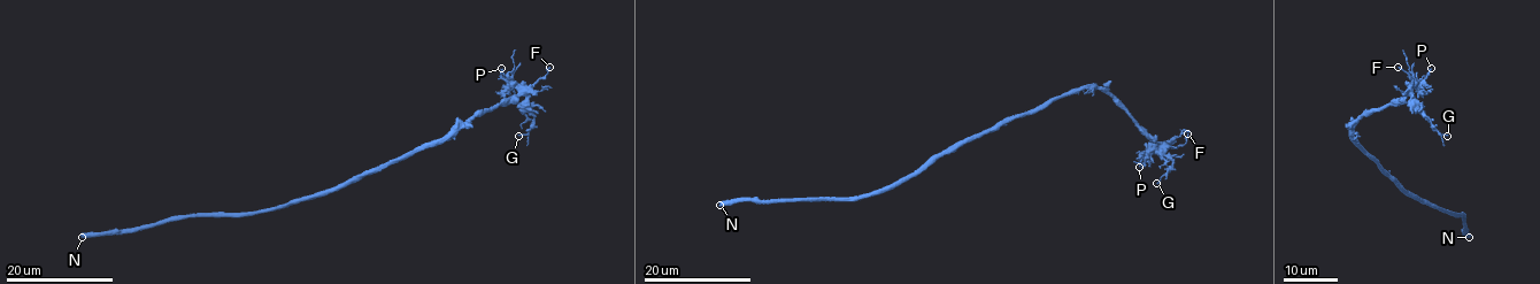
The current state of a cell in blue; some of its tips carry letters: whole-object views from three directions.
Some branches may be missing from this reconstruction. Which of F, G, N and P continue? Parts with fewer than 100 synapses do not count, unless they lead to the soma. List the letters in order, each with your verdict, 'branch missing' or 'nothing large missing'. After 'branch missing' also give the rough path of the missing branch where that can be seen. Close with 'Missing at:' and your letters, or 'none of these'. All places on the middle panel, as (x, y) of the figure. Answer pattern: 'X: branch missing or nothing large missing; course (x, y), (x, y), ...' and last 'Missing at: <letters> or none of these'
F: nothing large missing
G: nothing large missing
N: branch missing
P: nothing large missing
Missing at: N

